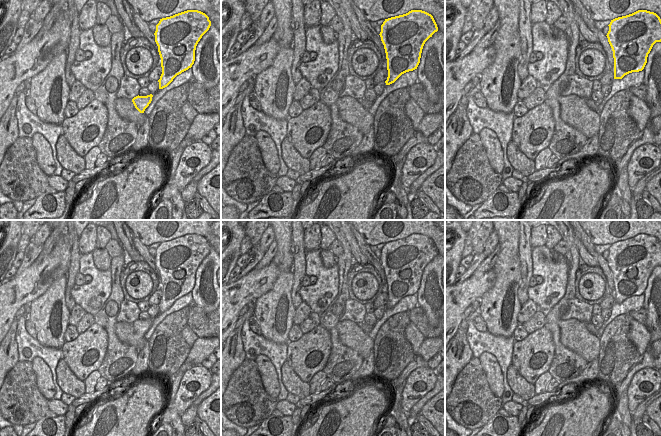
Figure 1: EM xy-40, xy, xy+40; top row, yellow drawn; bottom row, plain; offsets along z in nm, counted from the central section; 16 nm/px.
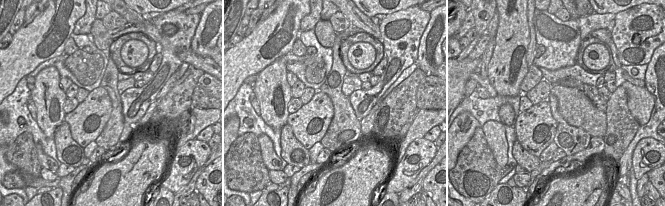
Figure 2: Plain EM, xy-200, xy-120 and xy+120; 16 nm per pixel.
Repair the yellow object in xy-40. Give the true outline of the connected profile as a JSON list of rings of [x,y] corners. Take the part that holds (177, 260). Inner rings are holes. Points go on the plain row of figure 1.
[[[198,234],[160,243],[154,257],[162,291],[159,313],[167,311],[177,299],[192,291],[196,270],[210,250],[209,241]]]

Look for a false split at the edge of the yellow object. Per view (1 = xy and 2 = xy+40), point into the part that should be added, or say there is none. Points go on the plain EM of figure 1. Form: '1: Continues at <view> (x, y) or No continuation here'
1: No continuation here
2: No continuation here

